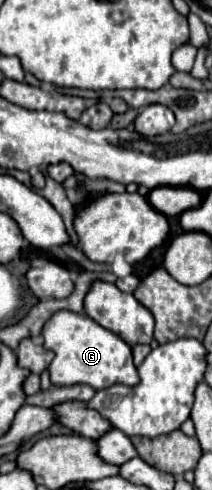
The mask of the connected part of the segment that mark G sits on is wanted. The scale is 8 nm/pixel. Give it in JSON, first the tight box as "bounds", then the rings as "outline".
{"bounds":[42,311,140,391],"outline":[[[68,311],[54,313],[48,319],[48,325],[44,325],[42,337],[44,337],[44,347],[54,351],[56,355],[48,367],[52,385],[56,387],[86,383],[98,391],[116,383],[134,387],[140,381],[136,367],[132,363],[132,349],[116,333],[104,329],[88,315],[68,313]]]}

